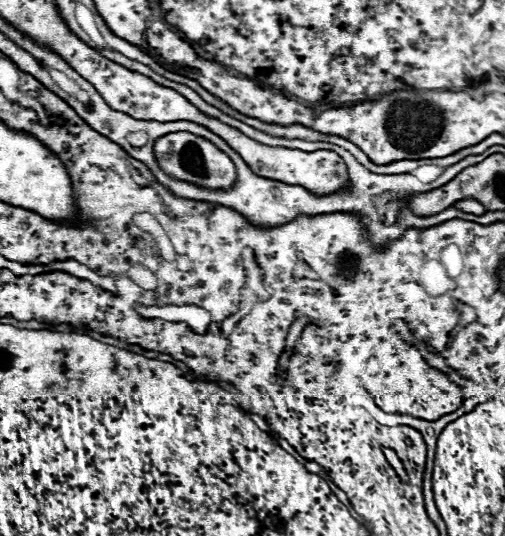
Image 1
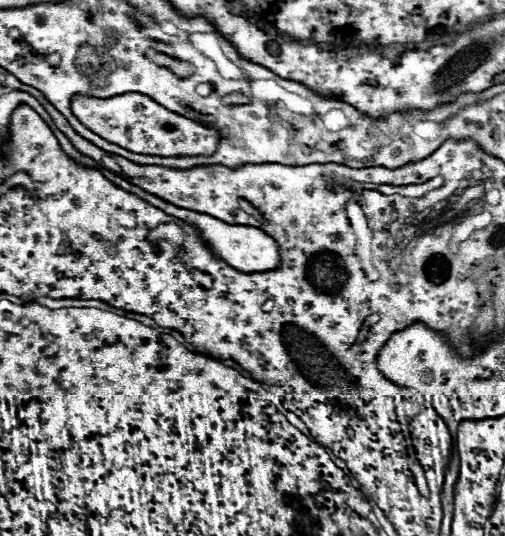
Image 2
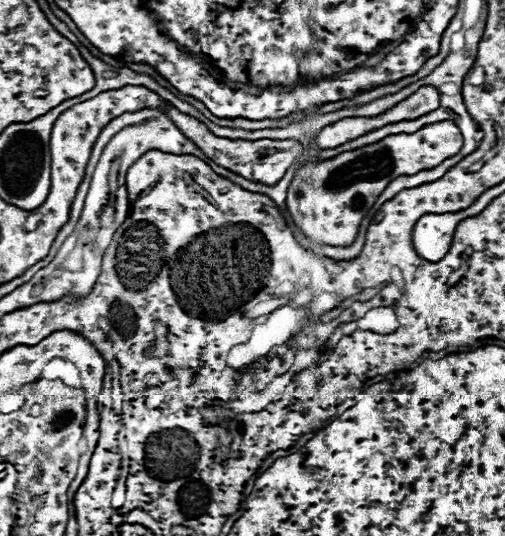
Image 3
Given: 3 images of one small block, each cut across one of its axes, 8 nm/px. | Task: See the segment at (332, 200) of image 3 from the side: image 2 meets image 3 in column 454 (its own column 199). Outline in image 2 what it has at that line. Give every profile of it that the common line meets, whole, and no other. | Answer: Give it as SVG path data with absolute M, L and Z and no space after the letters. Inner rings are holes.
M76 94L72 98L72 112L94 134L112 140L136 154L148 156L198 156L212 154L218 144L218 134L188 118L168 112L144 94L122 94L112 98L88 98Z

